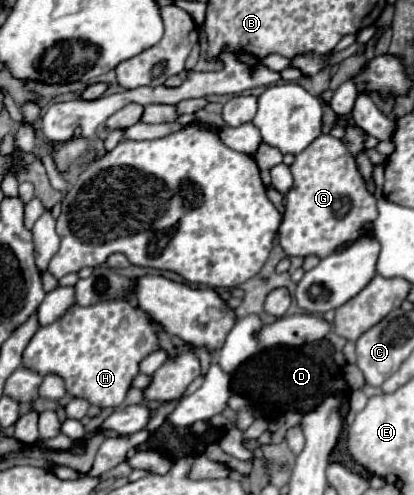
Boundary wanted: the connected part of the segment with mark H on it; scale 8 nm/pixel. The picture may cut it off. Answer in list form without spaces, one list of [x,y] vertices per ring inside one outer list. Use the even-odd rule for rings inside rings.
[[[119,300],[119,302],[99,302],[93,306],[73,306],[63,318],[59,318],[57,322],[49,324],[49,326],[41,326],[35,336],[31,338],[31,342],[27,344],[25,352],[23,352],[23,366],[45,374],[57,374],[65,380],[65,388],[69,394],[83,398],[99,408],[117,408],[129,386],[131,380],[135,378],[135,374],[139,372],[139,360],[143,356],[147,356],[149,352],[157,350],[157,338],[155,338],[155,328],[153,328],[153,320],[139,308],[135,308],[131,302]]]

